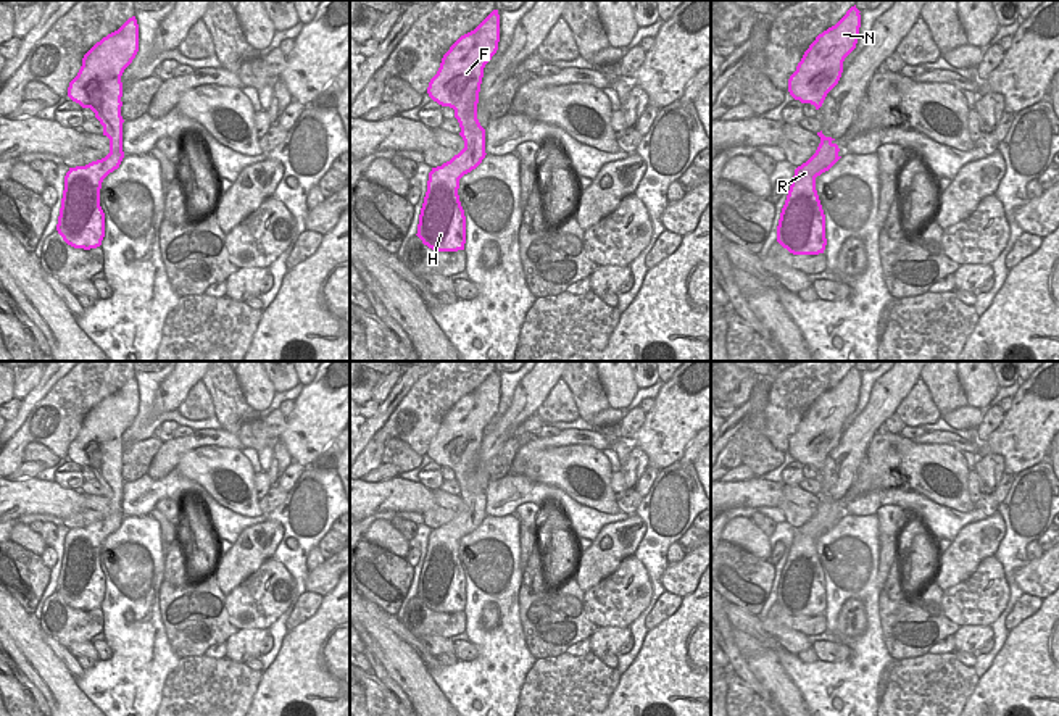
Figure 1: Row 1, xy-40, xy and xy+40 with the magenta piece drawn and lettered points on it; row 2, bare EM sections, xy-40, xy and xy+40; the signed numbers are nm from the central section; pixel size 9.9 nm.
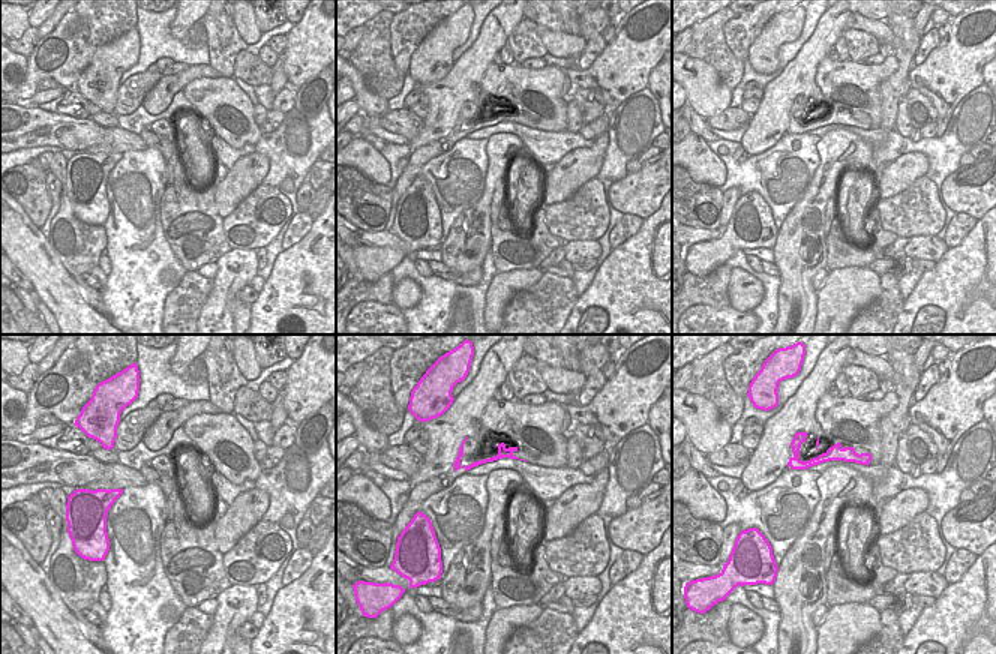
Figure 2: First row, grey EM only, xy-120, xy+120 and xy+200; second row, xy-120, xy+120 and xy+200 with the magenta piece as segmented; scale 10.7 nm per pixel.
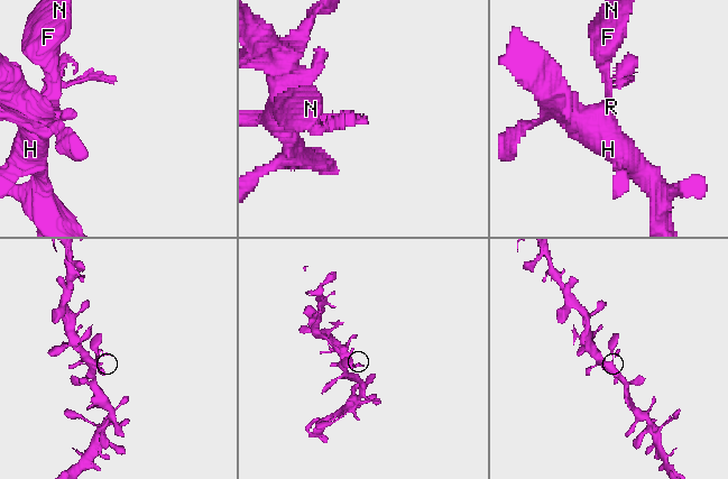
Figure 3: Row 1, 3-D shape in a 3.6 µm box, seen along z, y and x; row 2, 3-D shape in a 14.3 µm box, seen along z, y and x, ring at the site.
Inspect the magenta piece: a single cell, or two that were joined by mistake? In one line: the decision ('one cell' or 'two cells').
one cell

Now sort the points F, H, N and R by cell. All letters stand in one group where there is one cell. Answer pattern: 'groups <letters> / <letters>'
groups F H N R

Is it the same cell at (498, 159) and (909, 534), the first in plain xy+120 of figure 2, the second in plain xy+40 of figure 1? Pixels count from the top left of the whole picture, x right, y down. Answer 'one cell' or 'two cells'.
two cells

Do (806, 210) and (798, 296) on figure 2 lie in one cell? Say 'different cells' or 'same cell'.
same cell

